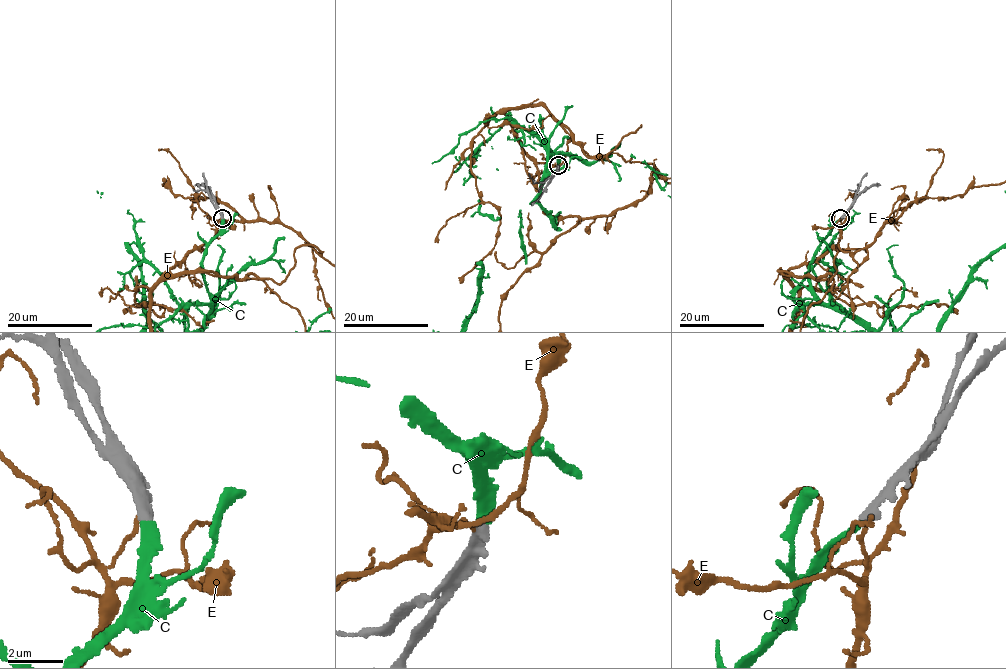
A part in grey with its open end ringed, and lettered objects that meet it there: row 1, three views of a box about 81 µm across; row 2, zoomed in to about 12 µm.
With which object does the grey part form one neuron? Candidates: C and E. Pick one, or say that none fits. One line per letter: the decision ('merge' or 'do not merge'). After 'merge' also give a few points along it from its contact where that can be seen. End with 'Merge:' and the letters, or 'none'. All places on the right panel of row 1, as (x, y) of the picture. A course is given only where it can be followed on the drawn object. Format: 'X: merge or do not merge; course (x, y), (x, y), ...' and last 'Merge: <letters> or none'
C: merge
E: do not merge
Merge: C

